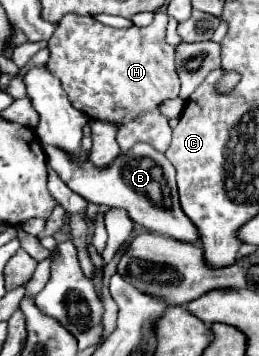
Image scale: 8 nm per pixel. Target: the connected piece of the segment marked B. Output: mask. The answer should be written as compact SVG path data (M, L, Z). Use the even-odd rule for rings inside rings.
M137 142L129 152L119 156L107 170L95 168L91 162L77 166L71 158L53 146L45 146L45 156L49 168L57 172L57 176L87 202L103 204L109 208L125 208L133 222L147 228L149 232L181 240L181 242L199 242L199 232L181 210L177 184L175 184L175 168L171 162L157 150L153 150L145 142Z

